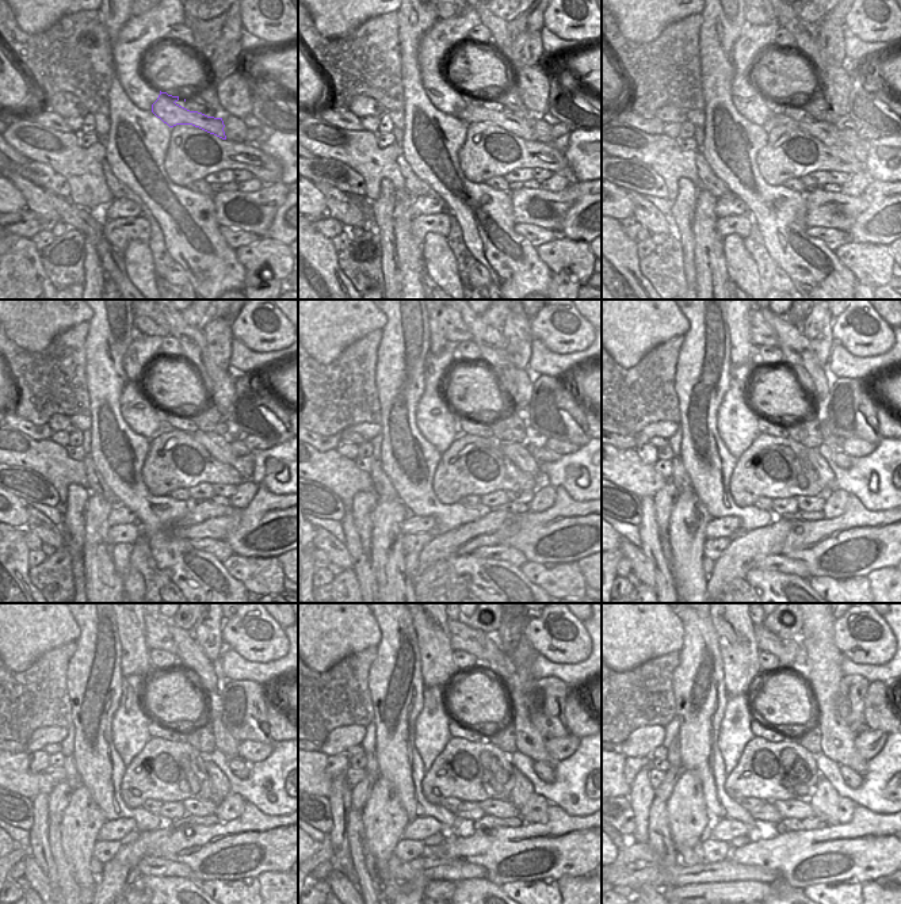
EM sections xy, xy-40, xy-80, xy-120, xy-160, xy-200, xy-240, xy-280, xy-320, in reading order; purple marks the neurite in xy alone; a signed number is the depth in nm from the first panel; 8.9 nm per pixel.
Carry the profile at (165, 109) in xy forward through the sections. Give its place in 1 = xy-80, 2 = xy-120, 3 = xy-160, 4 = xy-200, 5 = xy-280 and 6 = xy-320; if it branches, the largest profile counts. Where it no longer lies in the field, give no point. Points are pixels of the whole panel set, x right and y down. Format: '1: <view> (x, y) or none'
1: xy-80 (820, 129)
2: xy-120 (212, 441)
3: xy-160 (518, 453)
4: xy-200 (824, 472)
5: xy-280 (522, 792)
6: xy-320 (824, 798)

